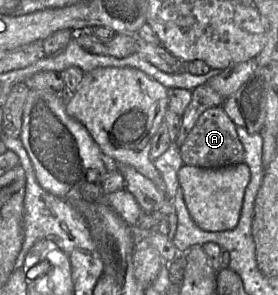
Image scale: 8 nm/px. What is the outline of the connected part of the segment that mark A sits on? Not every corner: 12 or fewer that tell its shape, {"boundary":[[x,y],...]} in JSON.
{"boundary":[[222,105],[205,110],[179,152],[183,164],[244,163]]}

